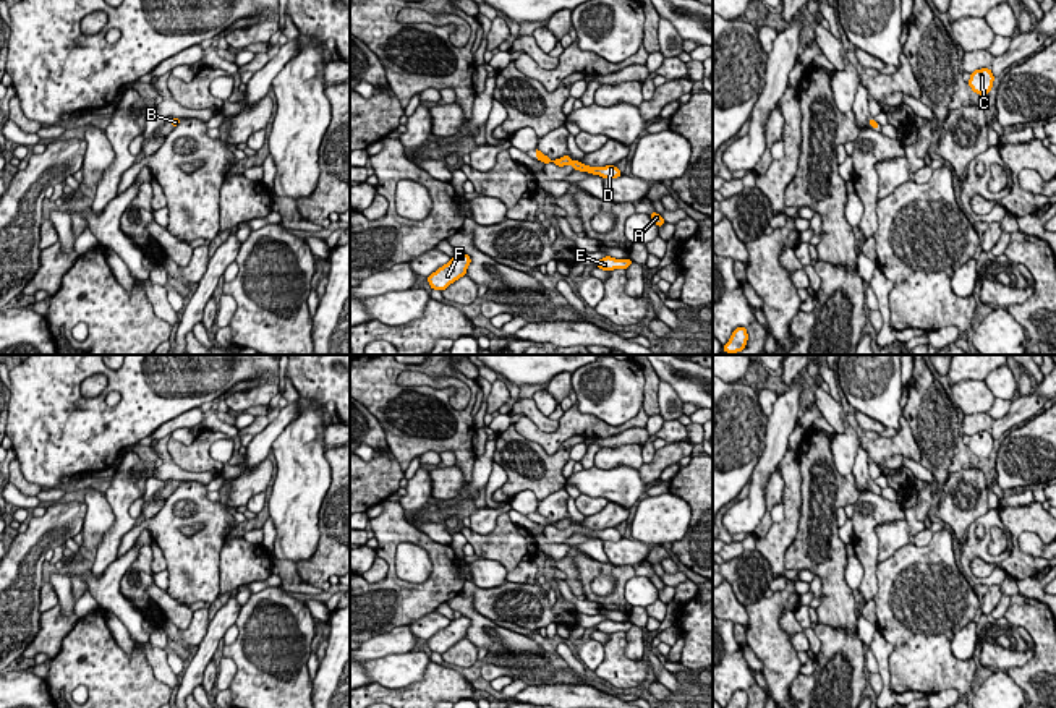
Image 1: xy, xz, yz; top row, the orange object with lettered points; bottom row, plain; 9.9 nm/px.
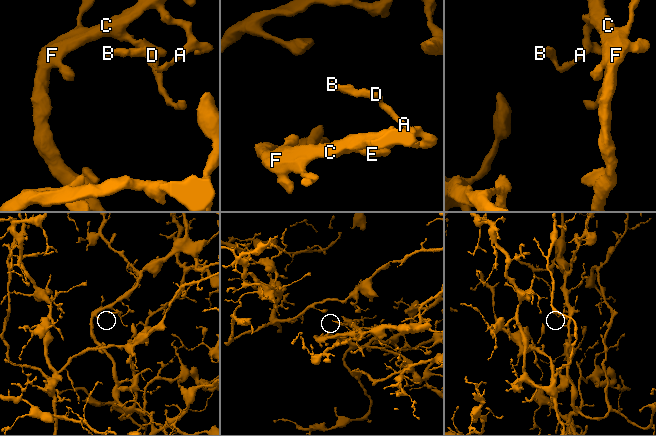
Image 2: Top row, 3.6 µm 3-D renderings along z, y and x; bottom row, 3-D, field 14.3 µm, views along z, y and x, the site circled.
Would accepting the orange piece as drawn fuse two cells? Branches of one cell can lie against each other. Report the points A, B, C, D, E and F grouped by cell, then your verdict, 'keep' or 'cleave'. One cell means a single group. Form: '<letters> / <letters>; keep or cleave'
A B C D E F; keep

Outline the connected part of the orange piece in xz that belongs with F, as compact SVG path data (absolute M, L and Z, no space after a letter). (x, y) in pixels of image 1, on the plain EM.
M465 616L452 619L452 622L439 630L436 635L428 638L428 646L432 653L445 653L450 646L466 638L466 632L471 625L471 621Z

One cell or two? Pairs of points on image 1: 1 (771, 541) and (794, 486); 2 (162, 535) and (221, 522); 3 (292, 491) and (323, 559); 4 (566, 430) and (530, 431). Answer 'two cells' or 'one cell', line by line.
1: one cell
2: one cell
3: two cells
4: one cell

